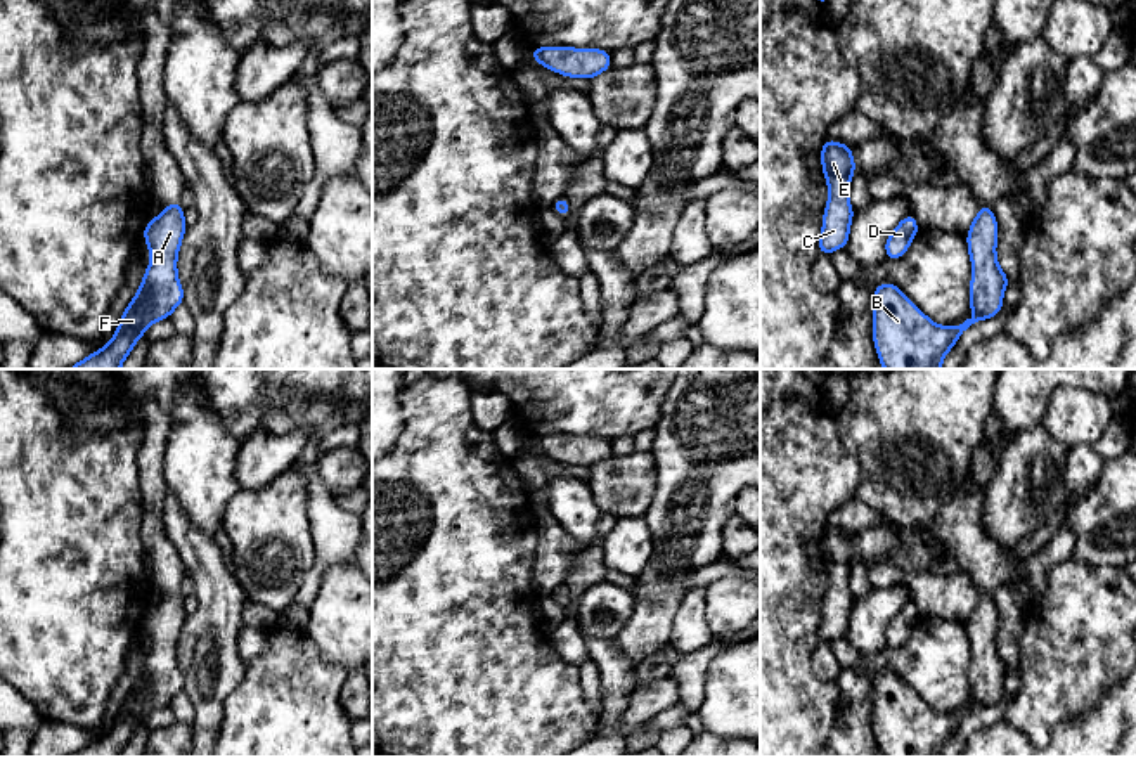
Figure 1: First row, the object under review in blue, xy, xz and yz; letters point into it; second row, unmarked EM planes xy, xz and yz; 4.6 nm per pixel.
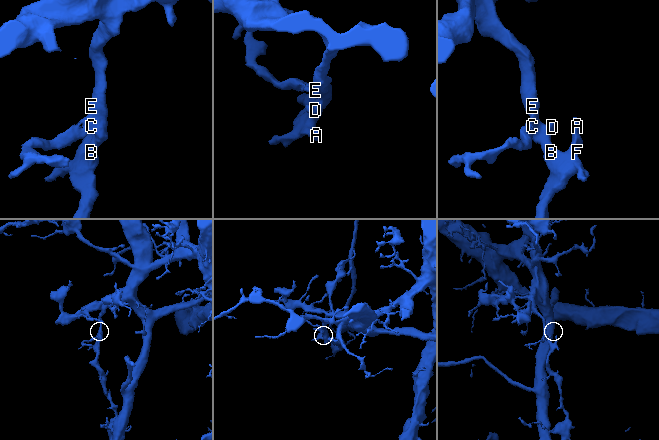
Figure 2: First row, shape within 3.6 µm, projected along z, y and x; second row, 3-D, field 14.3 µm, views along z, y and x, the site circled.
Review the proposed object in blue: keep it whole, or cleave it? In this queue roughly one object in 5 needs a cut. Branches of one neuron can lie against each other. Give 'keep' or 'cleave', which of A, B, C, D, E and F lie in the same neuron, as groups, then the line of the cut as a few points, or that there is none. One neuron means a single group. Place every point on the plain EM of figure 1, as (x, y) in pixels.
keep; A B C D E F; no cut

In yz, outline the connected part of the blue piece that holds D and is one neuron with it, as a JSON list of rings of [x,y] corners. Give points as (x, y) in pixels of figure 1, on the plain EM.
[[[907,601],[902,610],[890,620],[890,624],[885,629],[885,641],[887,648],[899,648],[907,639],[911,629],[918,622],[918,610],[916,605]]]

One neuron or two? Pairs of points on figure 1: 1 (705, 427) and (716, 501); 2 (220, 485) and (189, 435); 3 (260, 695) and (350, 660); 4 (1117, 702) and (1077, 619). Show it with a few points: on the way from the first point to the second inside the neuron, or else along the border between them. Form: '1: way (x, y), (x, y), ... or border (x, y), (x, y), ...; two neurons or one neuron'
1: way (707, 446), (707, 482); one neuron
2: way (208, 473), (200, 465), (198, 447); one neuron
3: border (310, 636), (319, 655), (348, 674); two neurons
4: border (1117, 681), (1093, 705), (1077, 712); two neurons

